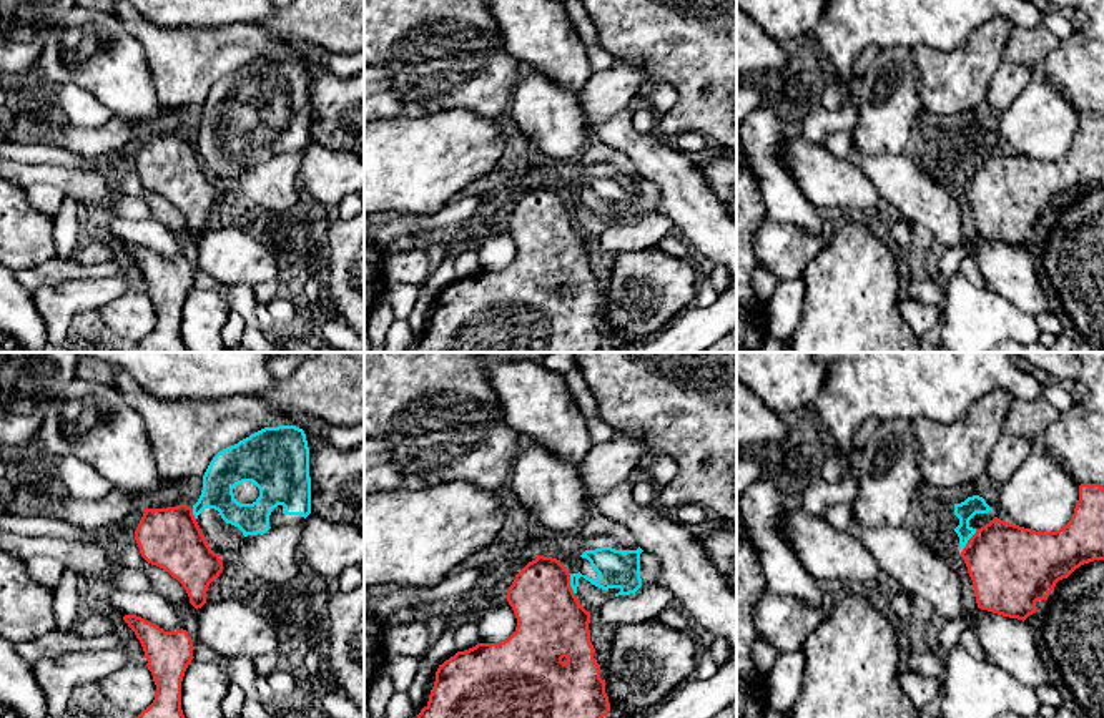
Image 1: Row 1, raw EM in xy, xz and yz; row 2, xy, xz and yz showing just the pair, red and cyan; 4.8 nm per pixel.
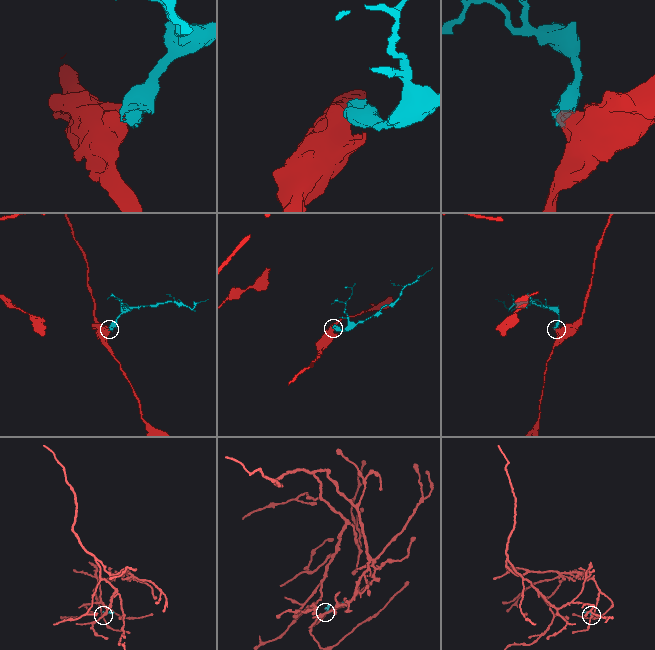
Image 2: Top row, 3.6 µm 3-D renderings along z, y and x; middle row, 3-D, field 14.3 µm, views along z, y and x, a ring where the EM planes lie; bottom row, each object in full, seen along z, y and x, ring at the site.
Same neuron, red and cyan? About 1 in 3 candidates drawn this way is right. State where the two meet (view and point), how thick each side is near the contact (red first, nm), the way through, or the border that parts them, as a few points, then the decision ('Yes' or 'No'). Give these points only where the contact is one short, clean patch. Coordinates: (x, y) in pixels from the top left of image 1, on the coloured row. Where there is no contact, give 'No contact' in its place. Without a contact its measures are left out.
Touches red at xz (569, 584). Thickness 340 nm (red) against 190 nm. Boundary: xz (569, 574), (574, 594). No

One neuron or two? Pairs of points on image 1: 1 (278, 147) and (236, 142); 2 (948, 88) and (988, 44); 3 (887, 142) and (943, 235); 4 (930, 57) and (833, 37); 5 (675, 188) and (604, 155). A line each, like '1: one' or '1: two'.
1: one
2: one
3: two
4: two
5: two

